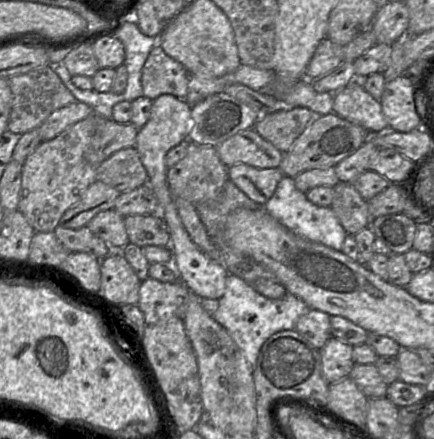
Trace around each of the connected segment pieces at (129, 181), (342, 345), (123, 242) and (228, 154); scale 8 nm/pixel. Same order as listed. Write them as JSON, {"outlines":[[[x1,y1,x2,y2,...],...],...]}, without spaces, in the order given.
{"outlines":[[[129,147,113,153,96,167,96,181,122,193,147,185,148,175,135,147]],[[331,337,320,349,320,355,322,373,328,383,349,376,354,366,352,345]],[[114,209,97,213,86,225,96,236,108,243,114,251,121,251,129,243,124,217]],[[254,129,238,132,218,145,216,151,227,167,246,164,258,169,278,168,283,158,283,153]]]}

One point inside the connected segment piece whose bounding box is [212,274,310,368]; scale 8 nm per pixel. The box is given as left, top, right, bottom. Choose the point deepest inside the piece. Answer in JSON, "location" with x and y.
{"location":[250,319]}

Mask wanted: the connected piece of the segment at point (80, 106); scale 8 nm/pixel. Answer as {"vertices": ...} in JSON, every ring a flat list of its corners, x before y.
{"vertices":[[83,102,72,103,54,111,38,127,41,139,48,141,55,138,67,127,84,120,92,113,93,109]]}

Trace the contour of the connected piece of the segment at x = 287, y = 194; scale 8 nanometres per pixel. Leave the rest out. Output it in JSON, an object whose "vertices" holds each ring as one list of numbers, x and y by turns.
{"vertices":[[284,176,278,183,273,196,261,207,295,235,342,251,344,240,348,234,338,217,331,207,320,207,311,203,307,199,306,193,296,188,294,178]]}

